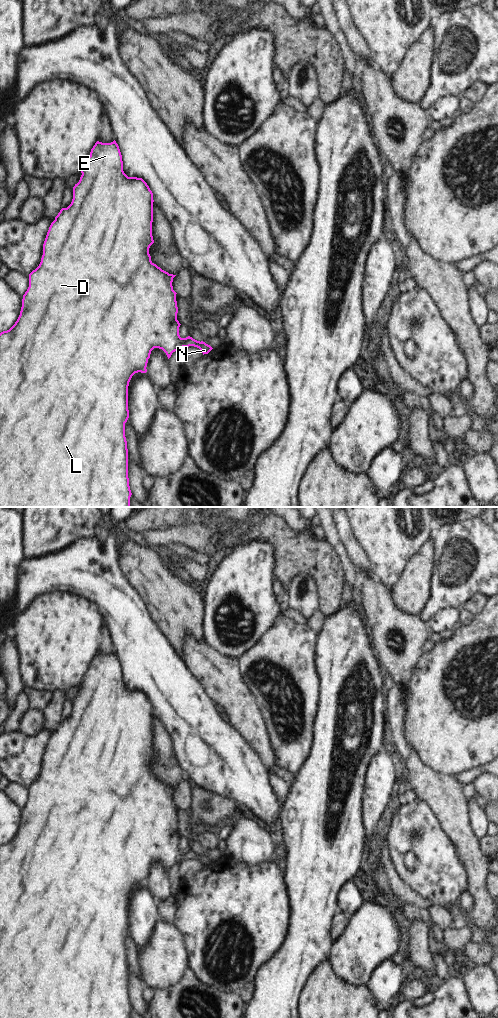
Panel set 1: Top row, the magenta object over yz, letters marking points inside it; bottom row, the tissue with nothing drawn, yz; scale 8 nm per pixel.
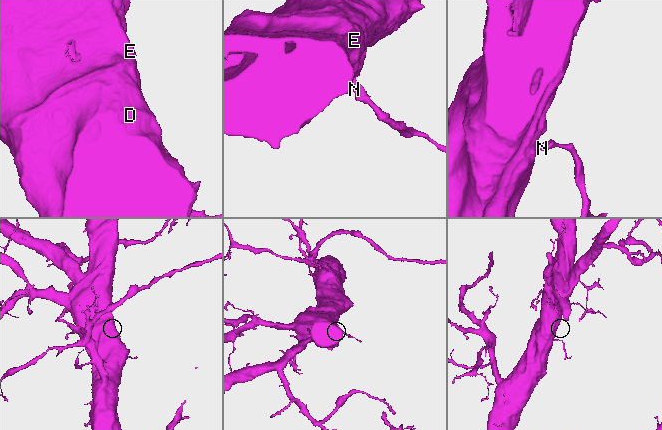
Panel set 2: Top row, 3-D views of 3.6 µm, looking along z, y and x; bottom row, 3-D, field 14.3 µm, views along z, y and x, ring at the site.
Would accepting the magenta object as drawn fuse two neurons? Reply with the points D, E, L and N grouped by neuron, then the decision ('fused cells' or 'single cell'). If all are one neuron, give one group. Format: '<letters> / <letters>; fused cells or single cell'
D E L N; single cell

